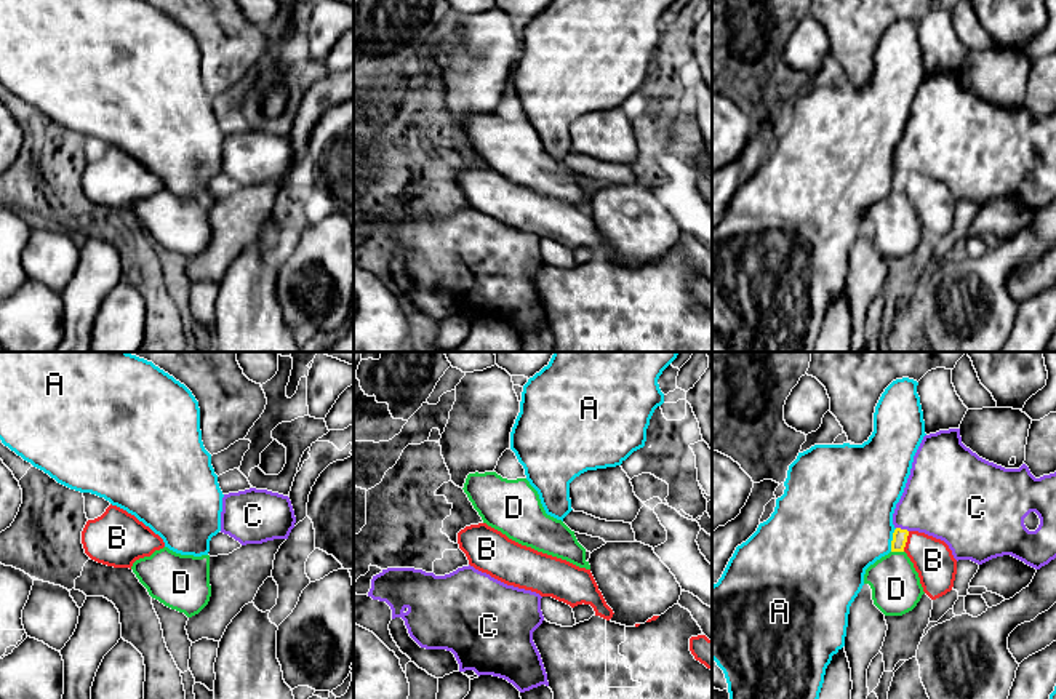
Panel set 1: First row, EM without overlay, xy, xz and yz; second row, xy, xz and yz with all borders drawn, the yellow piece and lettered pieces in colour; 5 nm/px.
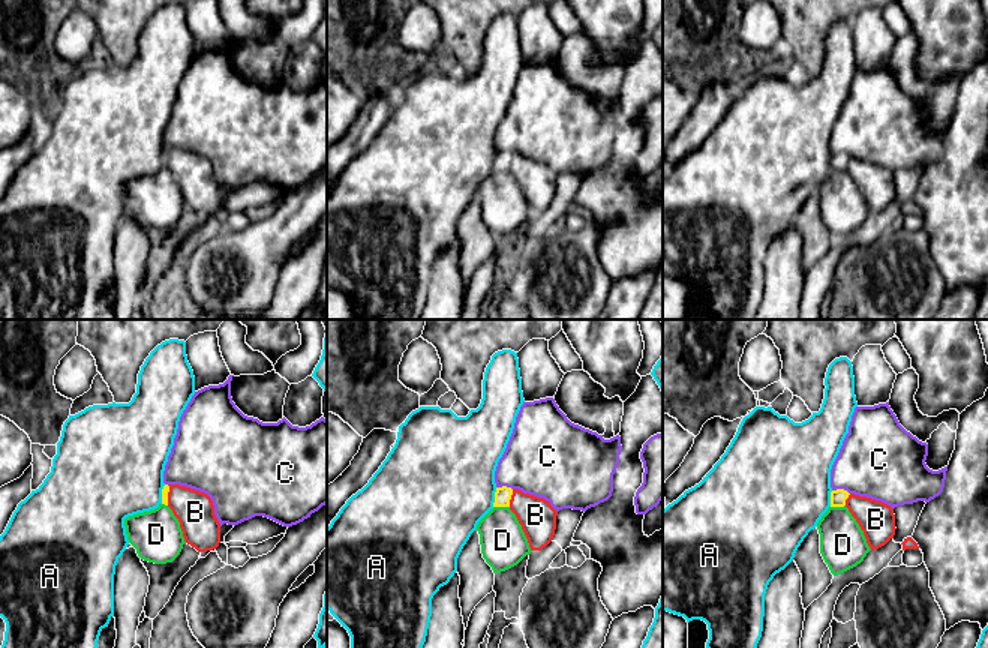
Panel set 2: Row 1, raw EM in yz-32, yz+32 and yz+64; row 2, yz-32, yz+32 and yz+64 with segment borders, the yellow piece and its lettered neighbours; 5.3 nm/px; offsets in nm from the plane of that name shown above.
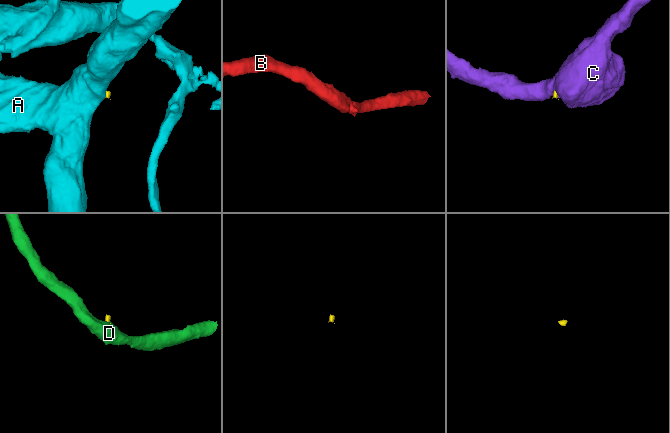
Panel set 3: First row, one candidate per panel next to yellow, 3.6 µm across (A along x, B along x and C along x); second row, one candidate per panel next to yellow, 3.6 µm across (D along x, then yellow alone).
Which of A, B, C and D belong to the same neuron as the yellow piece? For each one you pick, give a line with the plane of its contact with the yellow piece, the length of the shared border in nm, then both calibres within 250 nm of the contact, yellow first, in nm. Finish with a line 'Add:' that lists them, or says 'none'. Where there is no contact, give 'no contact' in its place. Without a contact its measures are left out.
D: contact in yz; length 60 nm; calibres 80 and 240 nm
Add: D

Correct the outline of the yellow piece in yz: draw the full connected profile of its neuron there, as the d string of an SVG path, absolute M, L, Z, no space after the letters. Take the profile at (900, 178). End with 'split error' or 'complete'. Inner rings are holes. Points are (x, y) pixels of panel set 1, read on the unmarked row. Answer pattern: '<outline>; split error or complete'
M896 170L891 194L866 211L864 226L872 230L874 246L885 258L902 258L920 243L923 229L914 205L904 194L909 173Z; split error

